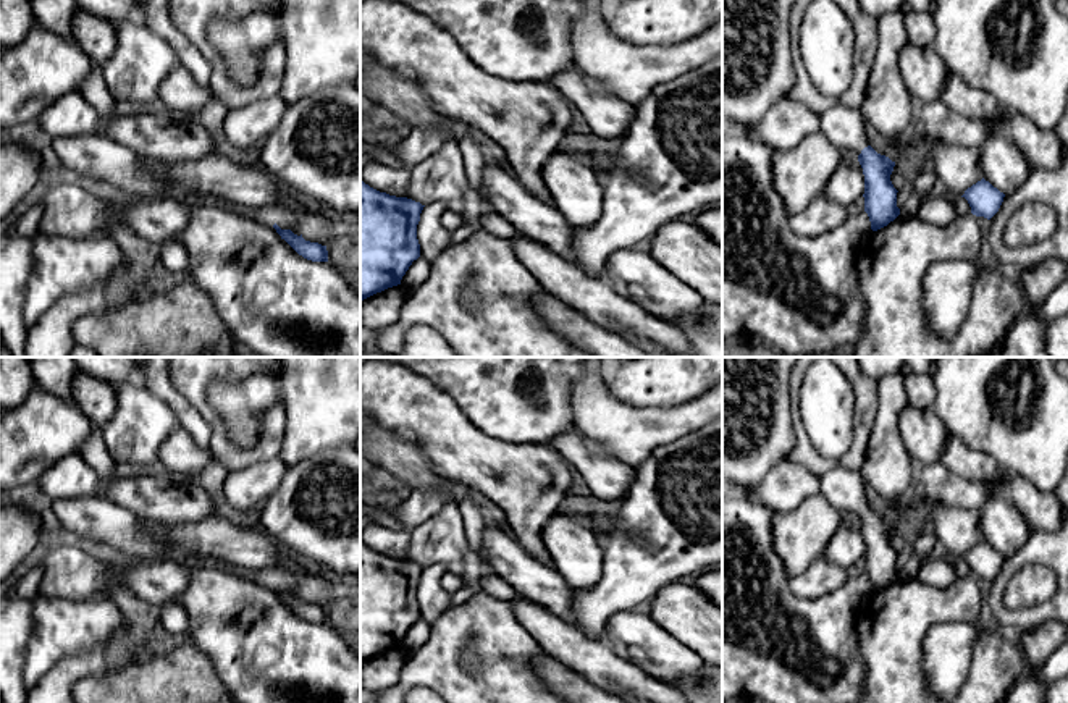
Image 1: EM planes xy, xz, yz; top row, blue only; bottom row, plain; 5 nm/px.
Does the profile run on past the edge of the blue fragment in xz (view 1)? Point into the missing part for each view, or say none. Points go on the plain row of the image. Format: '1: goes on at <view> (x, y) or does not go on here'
1: does not go on here

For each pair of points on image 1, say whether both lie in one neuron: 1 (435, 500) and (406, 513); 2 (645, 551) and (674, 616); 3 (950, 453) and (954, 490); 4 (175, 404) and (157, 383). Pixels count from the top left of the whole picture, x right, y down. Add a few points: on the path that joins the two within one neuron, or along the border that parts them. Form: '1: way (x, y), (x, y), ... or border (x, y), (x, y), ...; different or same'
1: way (428, 501), (412, 513); same
2: border (677, 580), (664, 585), (648, 601); different
3: border (939, 461), (965, 479), (989, 480); different
4: way (173, 399), (162, 388); same

